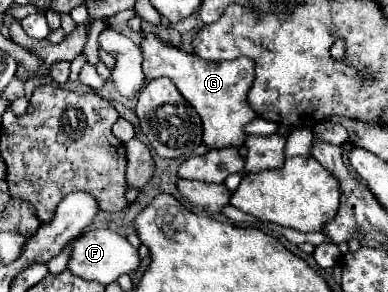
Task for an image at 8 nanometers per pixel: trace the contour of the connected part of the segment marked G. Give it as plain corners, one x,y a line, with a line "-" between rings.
144,34
142,40
144,54
144,74
148,80
158,76
170,76
180,94
194,106
202,118
202,142
208,148
240,148
246,140
242,126
252,122
256,112
248,104
248,90
254,82
254,62
250,58
238,58
232,62
210,62
202,60
196,54
184,54
178,48
160,42
154,34

